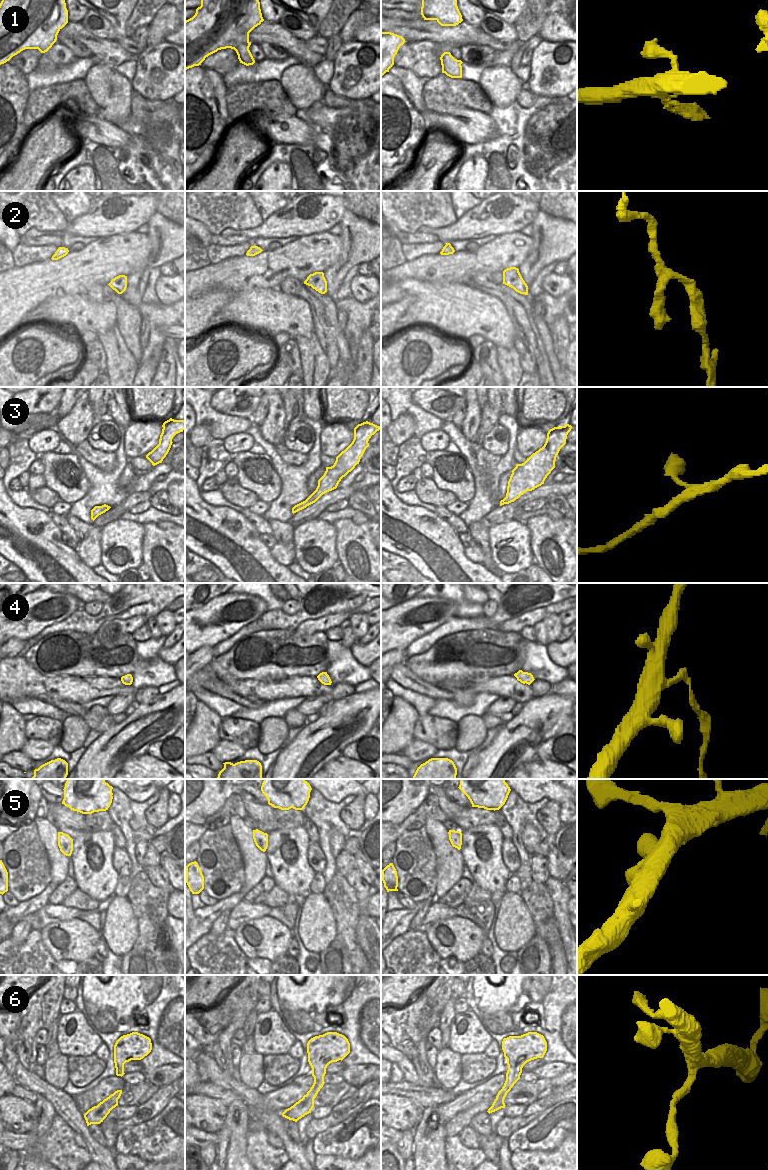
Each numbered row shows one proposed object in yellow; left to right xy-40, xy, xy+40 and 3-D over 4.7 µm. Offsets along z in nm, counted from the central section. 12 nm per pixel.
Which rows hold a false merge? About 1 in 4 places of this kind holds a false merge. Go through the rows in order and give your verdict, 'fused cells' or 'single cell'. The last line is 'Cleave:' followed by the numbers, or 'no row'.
1: single cell
2: single cell
3: single cell
4: fused cells
5: single cell
6: single cell
Cleave: 4

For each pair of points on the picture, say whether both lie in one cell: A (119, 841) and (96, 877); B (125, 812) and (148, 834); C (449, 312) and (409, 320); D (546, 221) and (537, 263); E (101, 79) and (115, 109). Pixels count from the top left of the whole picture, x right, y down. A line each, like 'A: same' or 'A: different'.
A: different
B: same
C: same
D: same
E: same

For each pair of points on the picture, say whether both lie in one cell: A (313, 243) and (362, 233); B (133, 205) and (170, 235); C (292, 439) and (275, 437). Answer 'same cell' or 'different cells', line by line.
A: different cells
B: different cells
C: different cells

